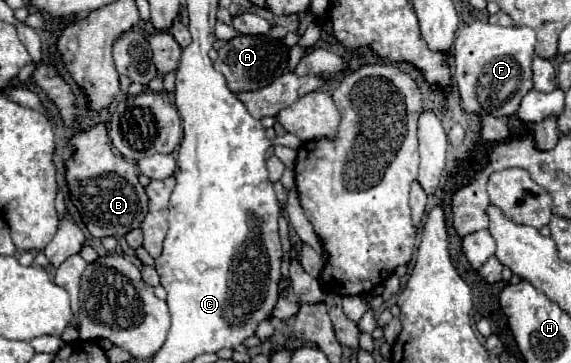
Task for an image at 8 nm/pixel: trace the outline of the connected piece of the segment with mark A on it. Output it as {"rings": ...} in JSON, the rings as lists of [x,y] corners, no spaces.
{"rings":[[[236,36],[228,40],[220,50],[214,62],[214,68],[224,74],[228,88],[232,92],[258,90],[272,84],[278,76],[286,72],[288,66],[288,46],[282,40],[270,36]]]}

